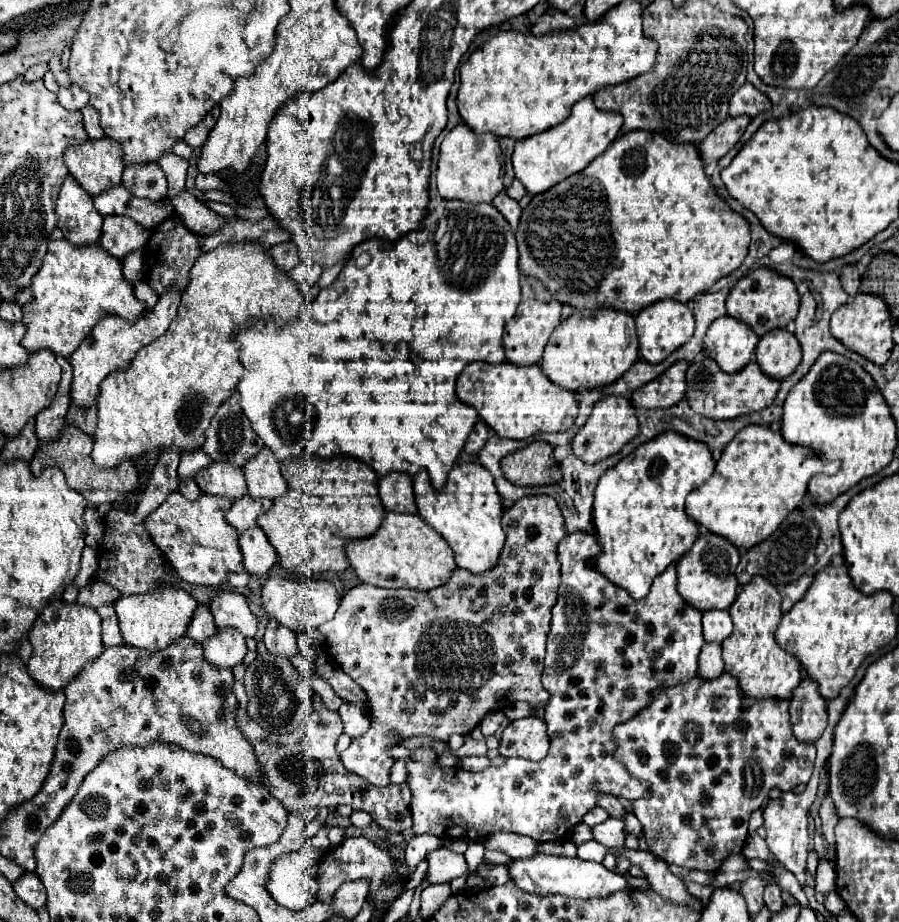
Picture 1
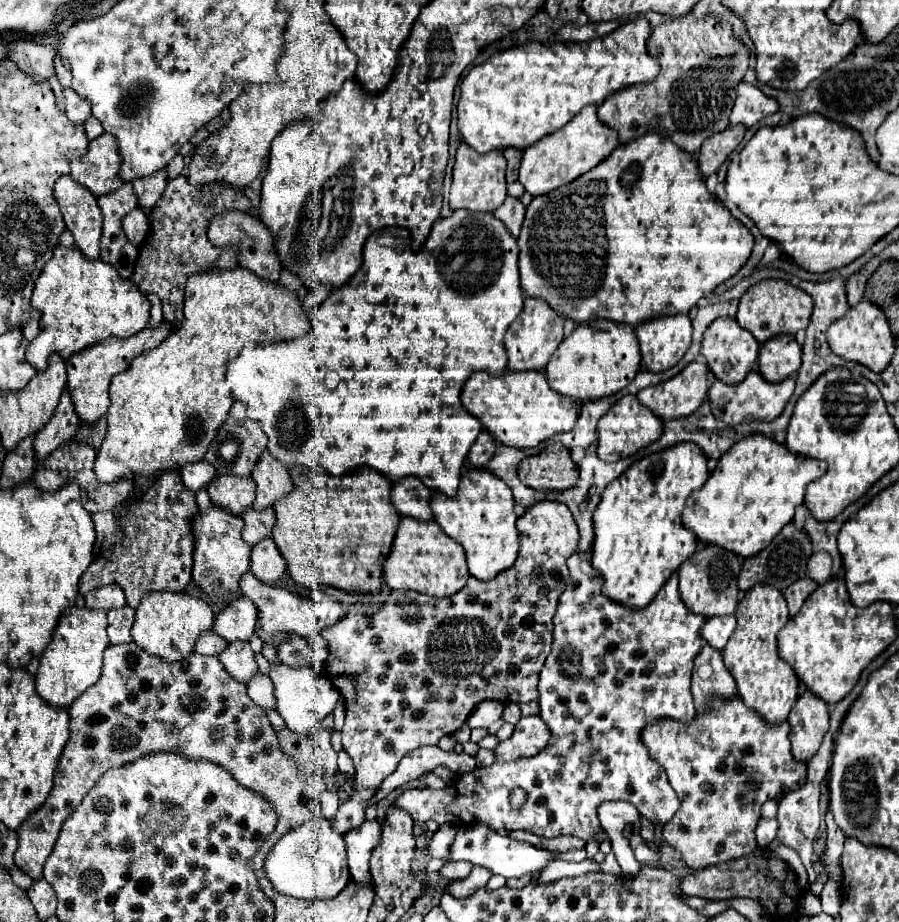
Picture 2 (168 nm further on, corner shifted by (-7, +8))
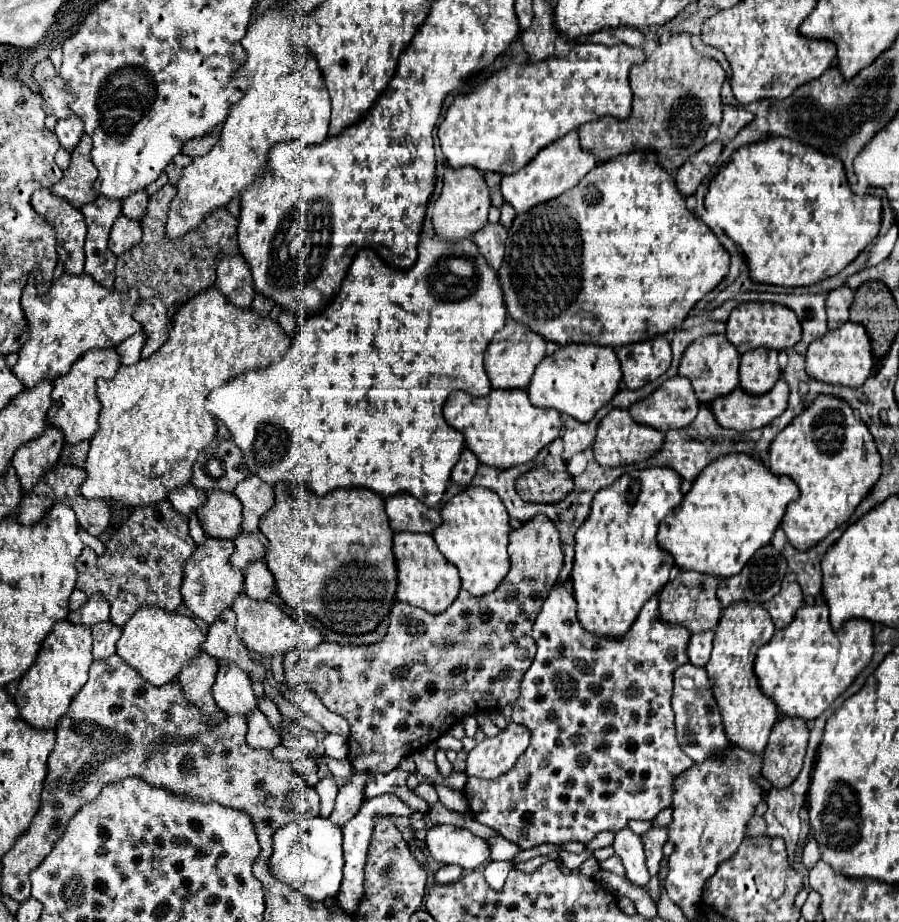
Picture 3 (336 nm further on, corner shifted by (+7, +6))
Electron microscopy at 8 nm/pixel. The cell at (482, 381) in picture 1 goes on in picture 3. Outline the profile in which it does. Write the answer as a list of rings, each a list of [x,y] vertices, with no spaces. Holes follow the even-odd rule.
[[[456,390],[444,404],[446,422],[460,430],[470,448],[482,464],[494,468],[510,468],[532,460],[544,446],[560,436],[562,420],[554,408],[538,408],[530,404],[526,390],[490,390],[488,396],[472,398],[468,392]]]

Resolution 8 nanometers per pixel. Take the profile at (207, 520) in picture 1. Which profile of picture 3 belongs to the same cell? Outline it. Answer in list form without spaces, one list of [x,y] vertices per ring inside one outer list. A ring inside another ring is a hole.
[[[210,540],[198,544],[192,552],[190,560],[184,564],[184,580],[182,580],[182,598],[188,608],[202,618],[206,624],[212,624],[226,608],[230,608],[234,596],[242,592],[244,574],[230,564],[230,554],[234,550],[232,540]]]

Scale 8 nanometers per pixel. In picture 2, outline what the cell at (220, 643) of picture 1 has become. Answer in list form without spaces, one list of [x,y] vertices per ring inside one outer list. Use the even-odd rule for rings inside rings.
[[[232,642],[224,650],[224,654],[220,654],[218,660],[222,662],[224,670],[242,684],[248,684],[252,680],[252,676],[258,672],[254,652],[250,650],[248,642]]]

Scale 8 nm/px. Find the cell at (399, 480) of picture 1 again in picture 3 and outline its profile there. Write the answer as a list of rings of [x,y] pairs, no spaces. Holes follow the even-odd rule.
[[[388,496],[384,502],[394,532],[432,532],[440,524],[440,512],[418,504],[414,496]]]

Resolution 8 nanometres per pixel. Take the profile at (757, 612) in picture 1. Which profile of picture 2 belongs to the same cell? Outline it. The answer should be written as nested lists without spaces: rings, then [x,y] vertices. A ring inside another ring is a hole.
[[[756,584],[752,590],[744,594],[734,616],[738,624],[732,632],[732,638],[722,650],[724,664],[736,680],[742,702],[748,708],[756,710],[764,722],[780,724],[788,718],[788,712],[792,710],[798,698],[798,678],[794,670],[788,668],[784,660],[780,660],[776,644],[778,630],[784,628],[790,620],[784,596],[772,586]]]

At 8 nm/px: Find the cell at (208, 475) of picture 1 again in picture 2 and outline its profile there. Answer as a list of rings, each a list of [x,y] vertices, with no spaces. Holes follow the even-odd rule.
[[[216,476],[206,492],[214,506],[220,506],[234,516],[242,516],[254,502],[254,488],[256,484],[252,478],[236,478],[236,476]]]

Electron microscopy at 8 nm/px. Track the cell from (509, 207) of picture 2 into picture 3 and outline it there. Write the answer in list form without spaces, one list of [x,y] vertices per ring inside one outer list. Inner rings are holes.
[[[496,222],[496,224],[486,224],[484,228],[480,228],[472,240],[478,244],[482,256],[486,256],[486,260],[490,262],[490,266],[494,270],[500,268],[502,264],[502,256],[504,256],[504,242],[506,242],[506,228]]]

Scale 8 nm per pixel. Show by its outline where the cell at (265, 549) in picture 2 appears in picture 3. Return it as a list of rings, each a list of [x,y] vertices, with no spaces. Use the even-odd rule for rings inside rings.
[[[254,560],[244,572],[244,592],[254,600],[268,600],[274,592],[274,576],[264,560]]]

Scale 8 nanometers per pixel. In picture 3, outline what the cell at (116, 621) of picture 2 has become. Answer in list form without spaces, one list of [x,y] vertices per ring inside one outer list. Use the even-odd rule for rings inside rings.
[[[110,620],[102,622],[102,624],[94,624],[92,628],[92,636],[94,636],[94,660],[100,658],[108,658],[110,654],[116,652],[116,640],[120,638],[120,628],[114,626]]]

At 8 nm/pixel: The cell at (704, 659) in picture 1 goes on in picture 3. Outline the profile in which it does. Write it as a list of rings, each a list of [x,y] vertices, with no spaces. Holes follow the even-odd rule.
[[[684,664],[674,672],[674,696],[672,696],[672,708],[676,714],[676,734],[678,734],[678,742],[682,746],[682,752],[686,752],[686,756],[690,756],[694,762],[702,762],[708,756],[712,756],[714,752],[722,750],[728,746],[728,738],[724,732],[724,724],[722,724],[722,716],[718,710],[718,704],[714,700],[712,694],[712,682],[706,674],[704,668],[694,668],[694,664]],[[688,676],[694,680],[692,688],[684,688],[680,678]]]

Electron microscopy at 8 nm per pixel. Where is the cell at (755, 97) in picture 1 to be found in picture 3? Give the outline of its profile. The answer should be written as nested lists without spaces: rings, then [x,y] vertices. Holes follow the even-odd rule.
[[[726,104],[724,106],[724,118],[722,118],[722,124],[718,126],[718,132],[720,132],[720,140],[726,144],[728,140],[732,140],[738,130],[742,130],[750,120],[752,120],[752,112],[746,112],[742,108],[736,108],[736,106],[730,106]]]

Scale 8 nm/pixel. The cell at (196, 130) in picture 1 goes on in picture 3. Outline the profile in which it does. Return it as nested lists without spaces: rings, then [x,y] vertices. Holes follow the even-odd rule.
[[[216,126],[216,138],[194,138],[190,142],[186,142],[182,146],[182,152],[188,154],[188,156],[200,156],[200,154],[206,154],[210,150],[210,146],[214,146],[218,142],[218,126]]]

